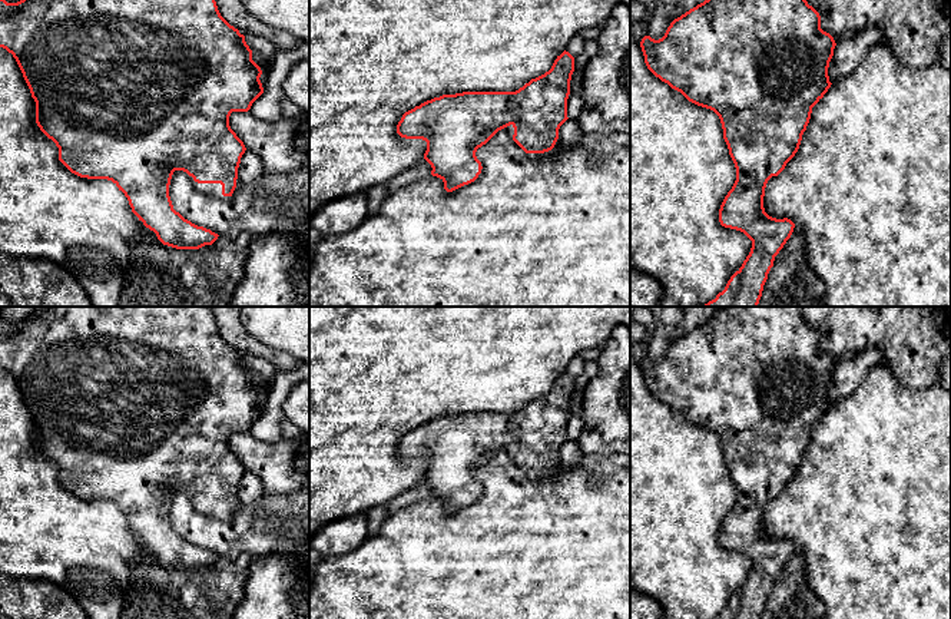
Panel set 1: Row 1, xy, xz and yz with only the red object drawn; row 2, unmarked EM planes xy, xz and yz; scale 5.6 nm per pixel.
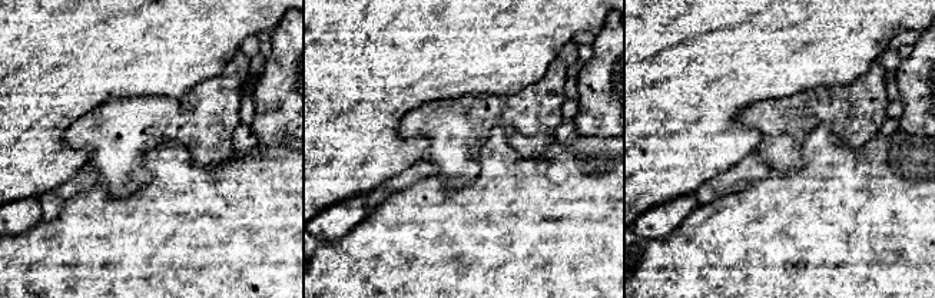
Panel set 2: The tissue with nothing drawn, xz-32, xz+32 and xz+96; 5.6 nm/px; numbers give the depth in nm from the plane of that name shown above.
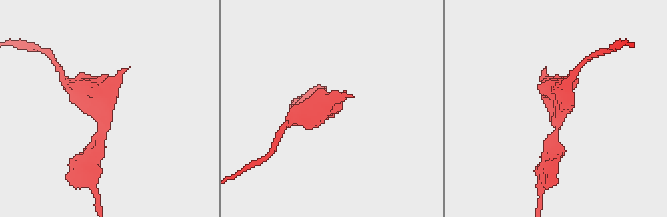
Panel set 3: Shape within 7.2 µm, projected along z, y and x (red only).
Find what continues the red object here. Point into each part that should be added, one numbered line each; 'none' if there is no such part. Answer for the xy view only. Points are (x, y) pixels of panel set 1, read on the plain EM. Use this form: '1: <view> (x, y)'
1: xy (214, 510)

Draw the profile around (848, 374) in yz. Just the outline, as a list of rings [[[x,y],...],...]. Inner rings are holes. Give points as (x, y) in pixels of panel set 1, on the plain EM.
[[[868,347],[858,355],[836,364],[834,377],[829,383],[828,397],[834,406],[842,398],[851,395],[865,378],[866,373],[881,364],[884,354],[879,348]]]

